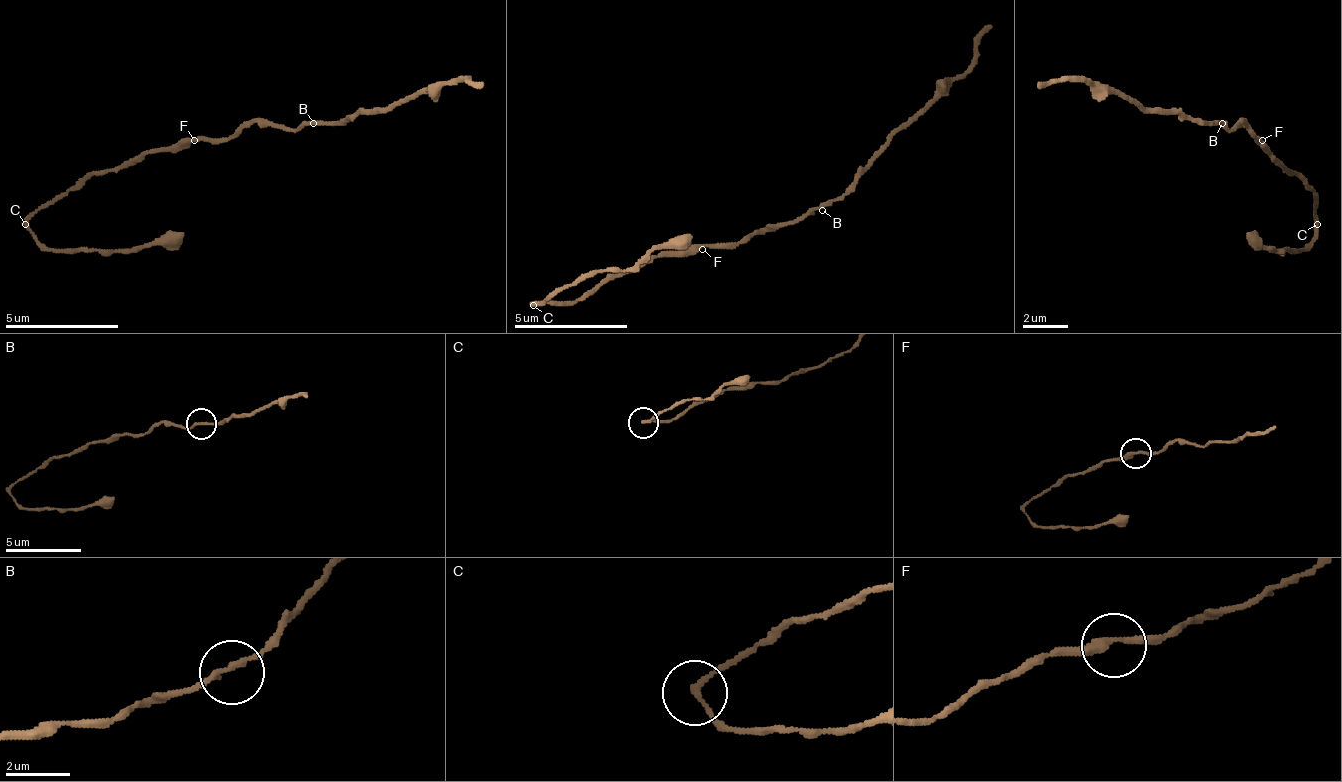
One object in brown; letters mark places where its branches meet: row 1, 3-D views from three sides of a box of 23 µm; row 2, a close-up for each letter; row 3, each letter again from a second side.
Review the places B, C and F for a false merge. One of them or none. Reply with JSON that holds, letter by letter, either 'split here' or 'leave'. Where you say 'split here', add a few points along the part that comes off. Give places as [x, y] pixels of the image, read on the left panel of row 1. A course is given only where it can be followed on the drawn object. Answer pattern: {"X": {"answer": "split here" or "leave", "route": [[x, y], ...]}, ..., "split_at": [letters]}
{"B": {"answer": "leave"}, "C": {"answer": "split here", "route": [[23, 225], [52, 248], [125, 248], [182, 231]]}, "F": {"answer": "leave"}, "split_at": ["C"]}

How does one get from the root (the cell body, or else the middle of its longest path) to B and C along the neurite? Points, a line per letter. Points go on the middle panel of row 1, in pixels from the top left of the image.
B: (702, 244), (742, 244), (765, 227), (788, 227), (793, 221), (805, 221), (822, 210)
C: (702, 244), (685, 244), (662, 255), (651, 255), (623, 272), (611, 272), (577, 301), (537, 301), (532, 306)

